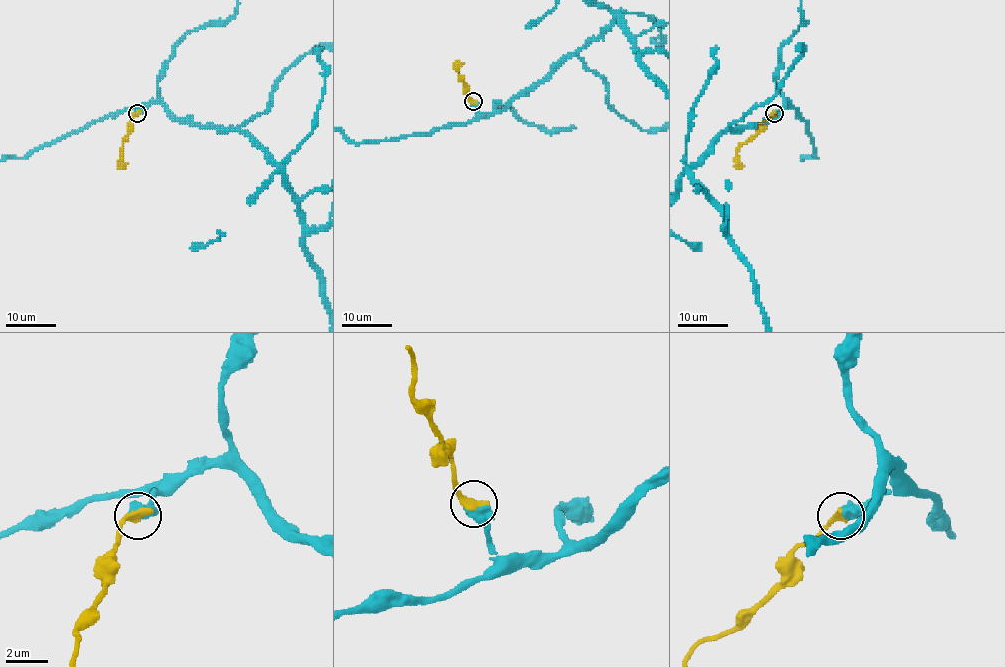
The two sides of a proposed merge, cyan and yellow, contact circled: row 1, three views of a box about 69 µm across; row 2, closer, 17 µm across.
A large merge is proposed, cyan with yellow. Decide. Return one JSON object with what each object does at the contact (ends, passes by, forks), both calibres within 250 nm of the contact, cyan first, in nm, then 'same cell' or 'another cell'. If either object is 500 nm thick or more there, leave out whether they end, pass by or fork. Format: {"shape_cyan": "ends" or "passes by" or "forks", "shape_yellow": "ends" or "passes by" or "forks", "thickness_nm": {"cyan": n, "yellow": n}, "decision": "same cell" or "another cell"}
{"thickness_nm": {"cyan": 700, "yellow": 420}, "decision": "same cell"}

